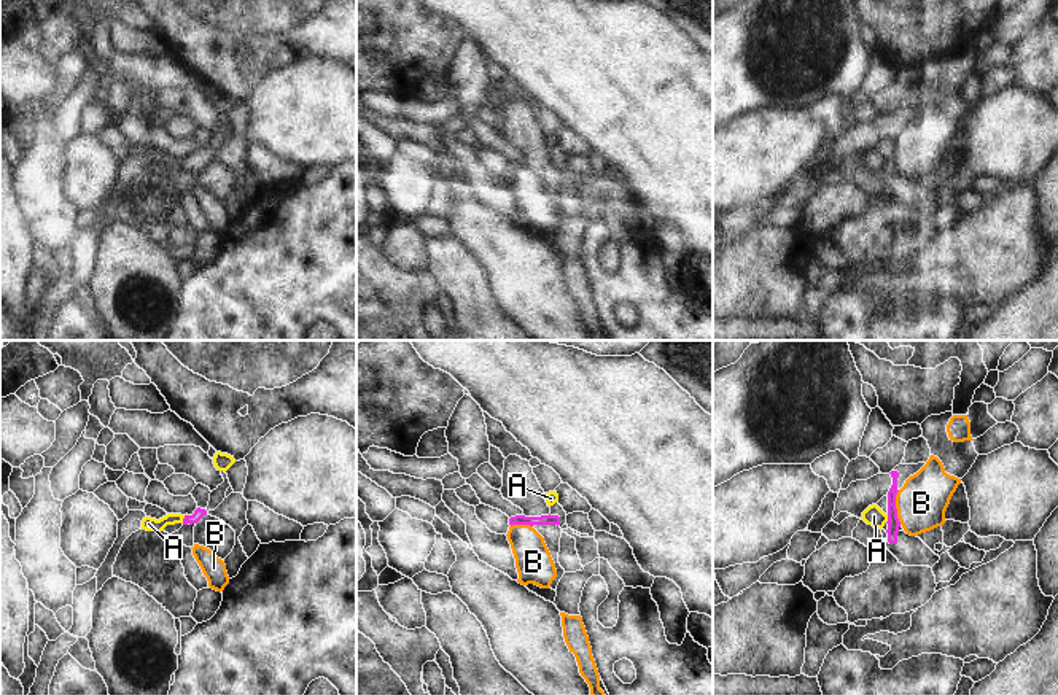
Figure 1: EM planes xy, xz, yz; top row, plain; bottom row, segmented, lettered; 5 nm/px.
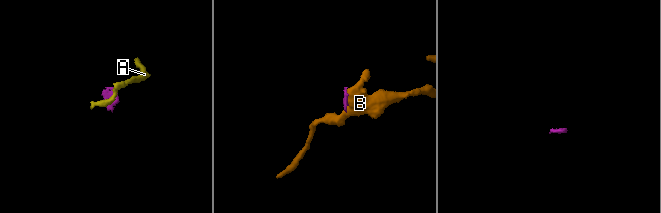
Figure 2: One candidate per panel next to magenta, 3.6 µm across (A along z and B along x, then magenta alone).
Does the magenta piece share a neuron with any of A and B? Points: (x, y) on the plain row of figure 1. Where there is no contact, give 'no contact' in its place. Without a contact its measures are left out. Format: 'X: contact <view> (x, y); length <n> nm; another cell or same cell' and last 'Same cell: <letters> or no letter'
A: contact xy (183, 163); length 50 nm; another cell
B: contact yz (894, 151); length 180 nm; another cell
Same cell: no letter

